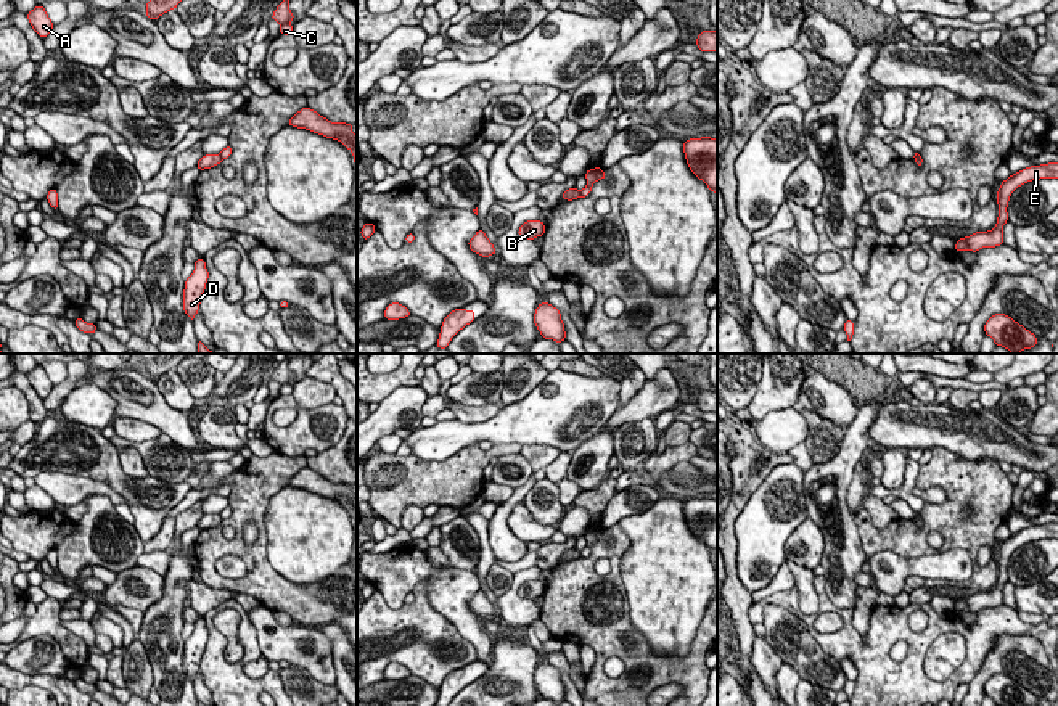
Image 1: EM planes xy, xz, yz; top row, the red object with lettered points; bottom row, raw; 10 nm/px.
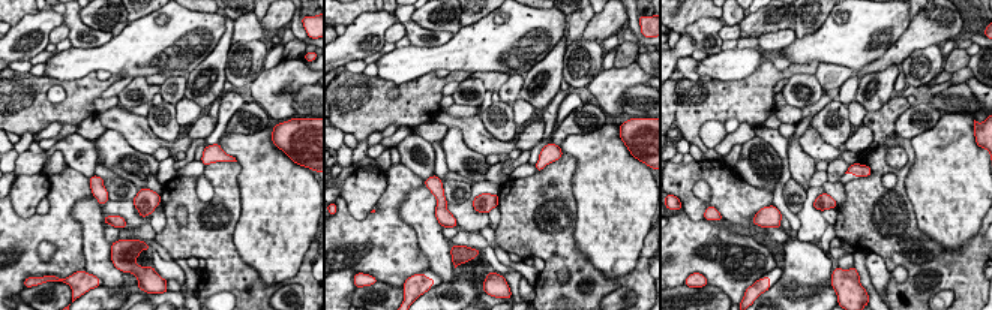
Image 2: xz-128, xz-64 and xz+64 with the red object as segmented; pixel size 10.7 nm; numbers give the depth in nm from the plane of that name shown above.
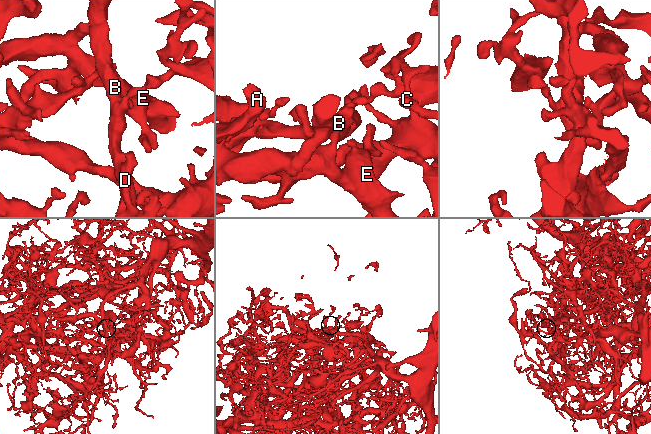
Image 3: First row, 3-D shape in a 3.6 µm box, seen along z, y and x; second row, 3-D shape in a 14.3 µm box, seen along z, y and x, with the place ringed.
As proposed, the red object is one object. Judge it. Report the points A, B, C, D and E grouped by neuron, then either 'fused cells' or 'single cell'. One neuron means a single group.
groups A C D E / B; fused cells

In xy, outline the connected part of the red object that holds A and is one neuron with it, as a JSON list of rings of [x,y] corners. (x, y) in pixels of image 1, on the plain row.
[[[37,365],[34,370],[27,373],[27,380],[32,386],[32,389],[39,394],[39,397],[45,399],[51,389],[53,383],[48,378],[45,368],[42,365]]]

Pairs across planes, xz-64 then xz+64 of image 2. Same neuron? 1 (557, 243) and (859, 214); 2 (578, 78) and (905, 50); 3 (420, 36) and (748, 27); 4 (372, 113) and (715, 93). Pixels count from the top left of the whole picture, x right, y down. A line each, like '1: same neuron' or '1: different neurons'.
1: same neuron
2: different neurons
3: different neurons
4: same neuron

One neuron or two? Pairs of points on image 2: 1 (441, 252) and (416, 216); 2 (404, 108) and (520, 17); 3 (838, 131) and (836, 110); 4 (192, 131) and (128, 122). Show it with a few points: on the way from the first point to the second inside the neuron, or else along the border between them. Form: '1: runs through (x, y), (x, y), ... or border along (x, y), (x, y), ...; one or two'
1: runs through (432, 243), (425, 225); one
2: border along (449, 71), (473, 72); two
3: runs through (836, 126), (836, 114); one
4: border along (185, 131), (192, 141); two

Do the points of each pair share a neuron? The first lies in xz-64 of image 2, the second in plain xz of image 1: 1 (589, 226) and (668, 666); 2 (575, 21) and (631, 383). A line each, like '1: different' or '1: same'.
1: different
2: same

